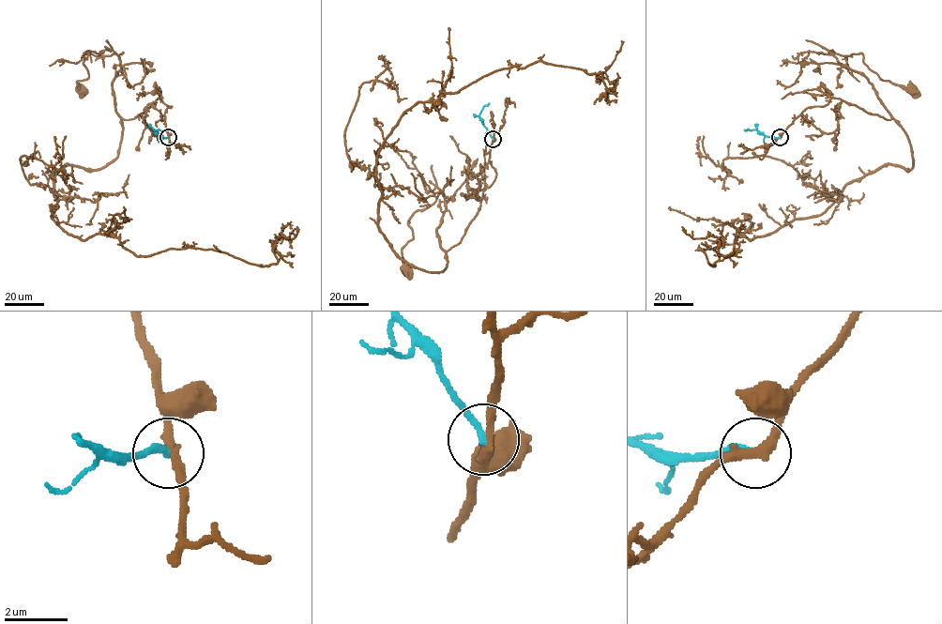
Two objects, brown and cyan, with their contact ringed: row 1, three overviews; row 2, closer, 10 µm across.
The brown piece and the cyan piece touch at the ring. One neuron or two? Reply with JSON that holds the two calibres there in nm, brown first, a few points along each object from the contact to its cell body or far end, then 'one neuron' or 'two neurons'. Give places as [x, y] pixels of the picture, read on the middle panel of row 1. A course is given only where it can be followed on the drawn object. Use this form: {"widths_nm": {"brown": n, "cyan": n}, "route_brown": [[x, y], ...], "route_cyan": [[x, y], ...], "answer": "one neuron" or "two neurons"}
{"widths_nm": {"brown": 320, "cyan": 240}, "route_brown": [[493, 139], [495, 179], [462, 239], [440, 247], [442, 192], [408, 221], [406, 271]], "route_cyan": [[493, 139], [478, 116], [489, 103]], "answer": "two neurons"}

